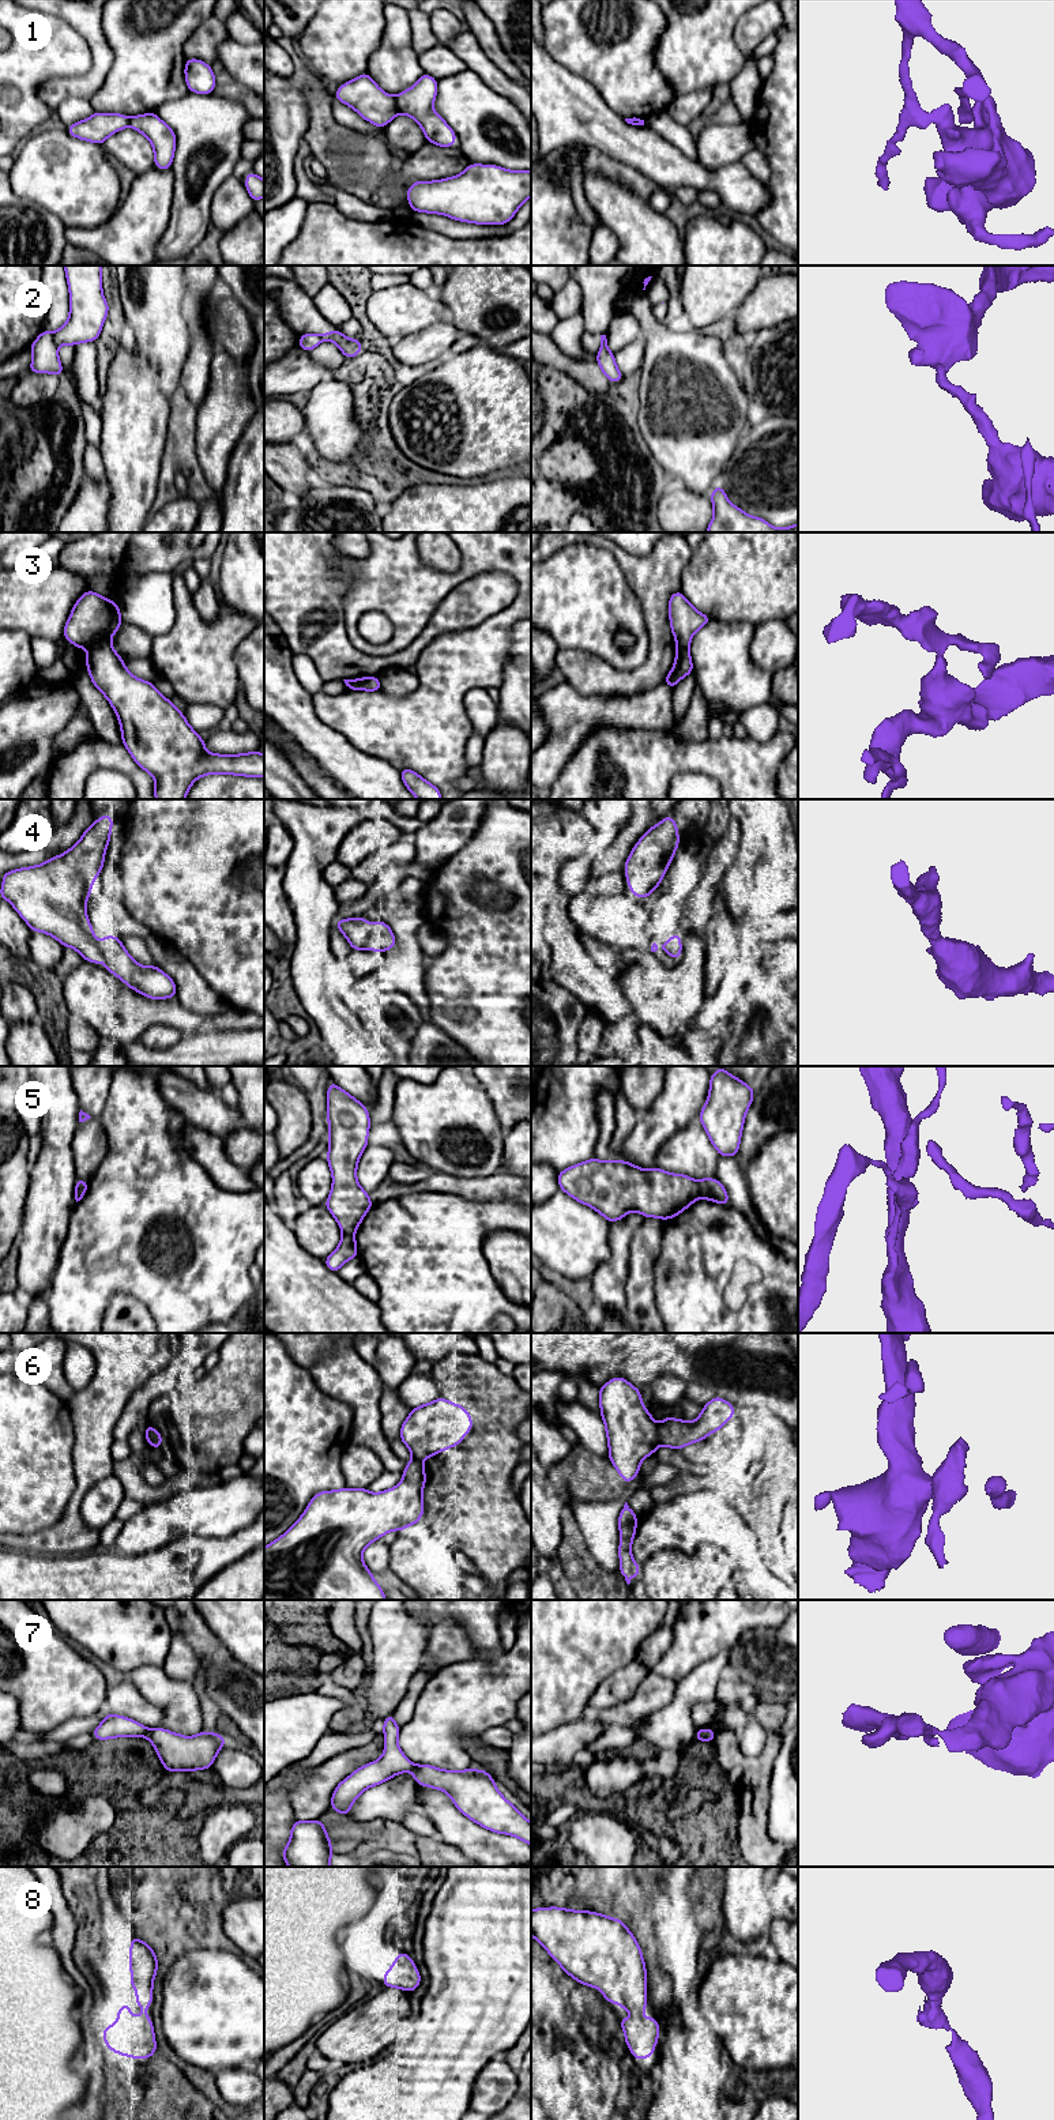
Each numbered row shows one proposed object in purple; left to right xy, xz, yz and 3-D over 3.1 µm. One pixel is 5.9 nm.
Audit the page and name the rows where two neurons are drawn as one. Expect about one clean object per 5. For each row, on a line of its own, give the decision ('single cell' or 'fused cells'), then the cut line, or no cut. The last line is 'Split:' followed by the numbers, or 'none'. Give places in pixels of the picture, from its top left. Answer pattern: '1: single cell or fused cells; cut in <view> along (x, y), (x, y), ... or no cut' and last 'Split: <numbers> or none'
1: fused cells; cut in xz along (395, 100), (395, 108), (399, 112)
2: fused cells; cut in xy along (52, 332), (52, 338), (57, 345)
3: fused cells; cut in xy along (109, 639), (90, 648)
4: single cell; no cut
5: fused cells; cut in yz along (697, 1182), (700, 1196)
6: fused cells; cut in yz along (658, 1424), (658, 1439), (661, 1443)
7: fused cells; cut in xz along (416, 1765), (411, 1772)
8: single cell; no cut
Split: 1, 2, 3, 5, 6, 7

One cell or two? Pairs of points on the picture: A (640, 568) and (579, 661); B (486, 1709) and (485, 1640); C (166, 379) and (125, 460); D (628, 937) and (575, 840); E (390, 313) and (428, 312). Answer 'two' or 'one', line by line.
A: one
B: two
C: two
D: two
E: one

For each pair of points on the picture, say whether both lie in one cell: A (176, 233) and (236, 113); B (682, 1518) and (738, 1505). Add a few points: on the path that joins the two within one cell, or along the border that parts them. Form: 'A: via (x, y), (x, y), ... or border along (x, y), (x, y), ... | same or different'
A: via (198, 203), (211, 176), (228, 158), (228, 143) | same
B: border along (703, 1488), (718, 1492), (751, 1531) | different

